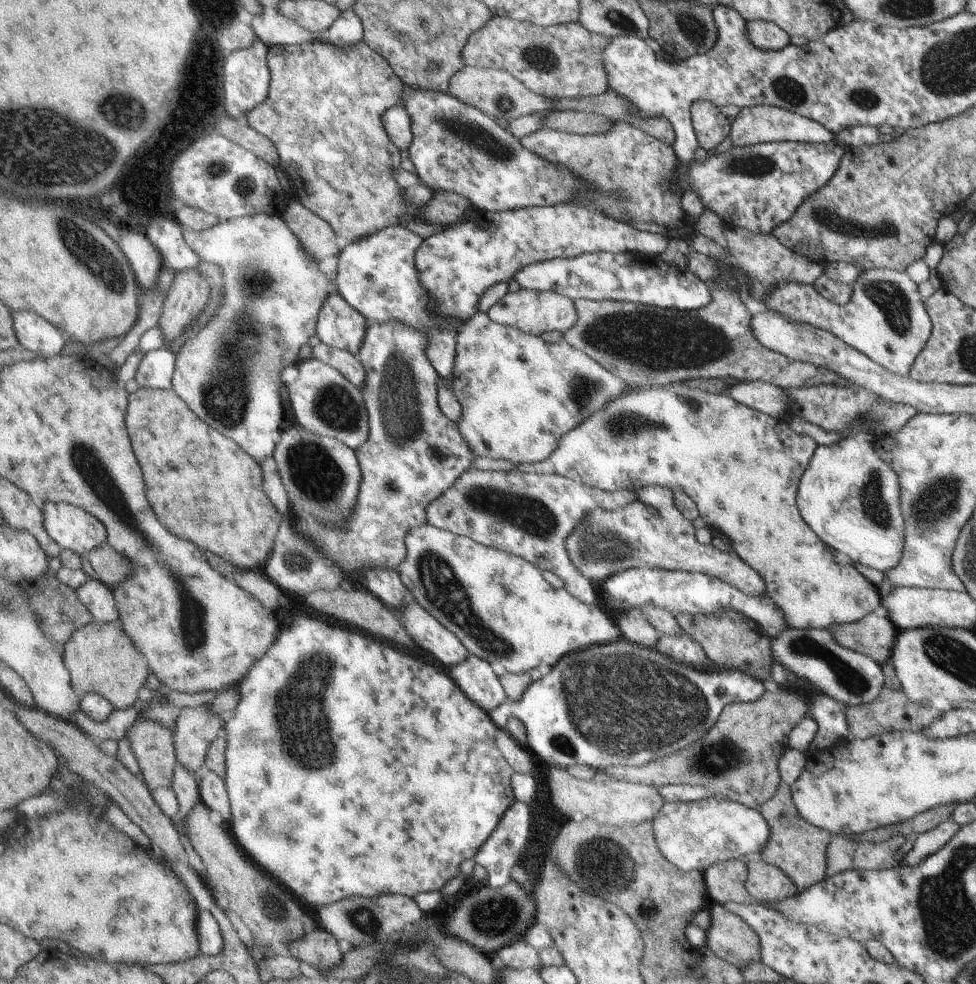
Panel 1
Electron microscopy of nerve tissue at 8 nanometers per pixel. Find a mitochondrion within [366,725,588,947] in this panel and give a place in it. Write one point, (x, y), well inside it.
(495, 919)

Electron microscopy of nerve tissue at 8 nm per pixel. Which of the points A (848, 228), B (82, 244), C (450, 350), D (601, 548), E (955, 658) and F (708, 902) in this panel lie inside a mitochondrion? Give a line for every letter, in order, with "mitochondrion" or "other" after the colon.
A: mitochondrion
B: mitochondrion
C: other
D: mitochondrion
E: mitochondrion
F: other

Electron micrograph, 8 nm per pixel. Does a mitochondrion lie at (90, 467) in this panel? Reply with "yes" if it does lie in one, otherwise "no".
yes

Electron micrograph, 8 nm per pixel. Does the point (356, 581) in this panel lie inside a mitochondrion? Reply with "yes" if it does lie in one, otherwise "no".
no

